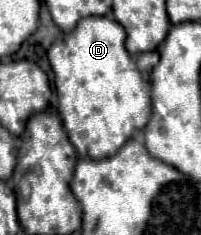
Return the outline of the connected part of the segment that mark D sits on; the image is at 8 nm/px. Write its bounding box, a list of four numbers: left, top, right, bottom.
[47,16,152,160]

